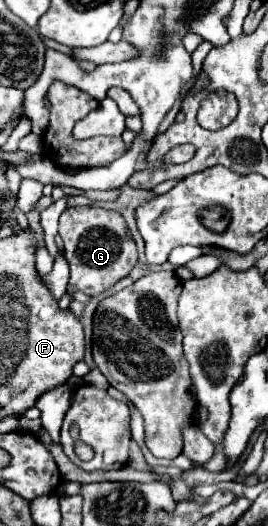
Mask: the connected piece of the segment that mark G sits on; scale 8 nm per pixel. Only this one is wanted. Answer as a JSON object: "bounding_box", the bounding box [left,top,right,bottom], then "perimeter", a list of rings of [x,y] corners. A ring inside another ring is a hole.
{"bounding_box":[59,206,137,296],"perimeter":[[[99,206],[67,208],[59,218],[59,236],[63,238],[63,254],[71,268],[67,292],[79,290],[87,296],[97,296],[129,276],[137,264],[135,240],[129,236],[125,218],[115,210],[105,210]]]}

